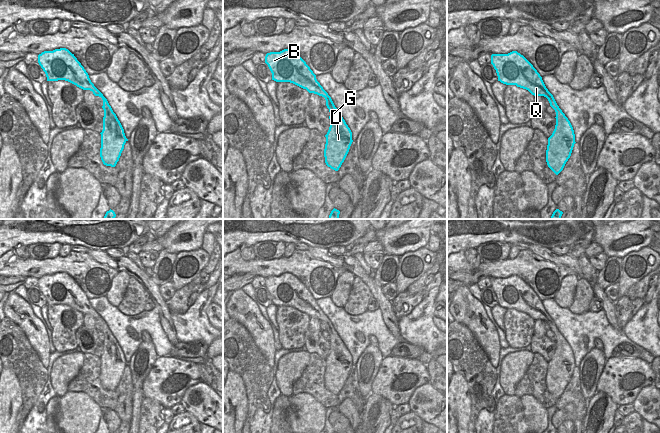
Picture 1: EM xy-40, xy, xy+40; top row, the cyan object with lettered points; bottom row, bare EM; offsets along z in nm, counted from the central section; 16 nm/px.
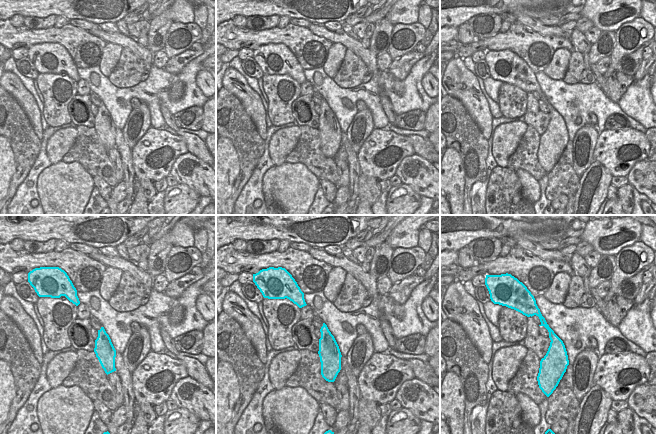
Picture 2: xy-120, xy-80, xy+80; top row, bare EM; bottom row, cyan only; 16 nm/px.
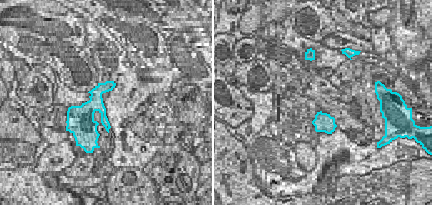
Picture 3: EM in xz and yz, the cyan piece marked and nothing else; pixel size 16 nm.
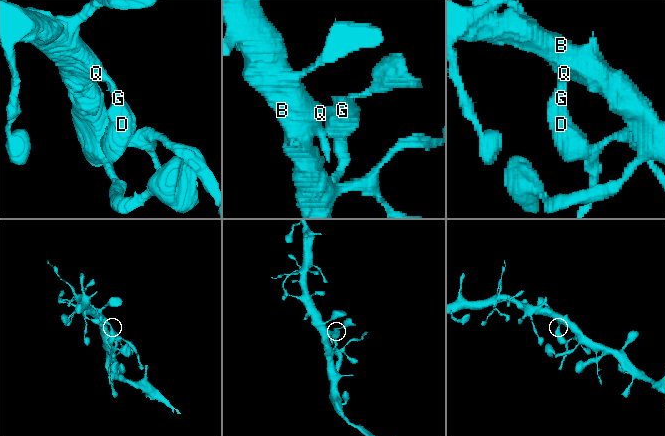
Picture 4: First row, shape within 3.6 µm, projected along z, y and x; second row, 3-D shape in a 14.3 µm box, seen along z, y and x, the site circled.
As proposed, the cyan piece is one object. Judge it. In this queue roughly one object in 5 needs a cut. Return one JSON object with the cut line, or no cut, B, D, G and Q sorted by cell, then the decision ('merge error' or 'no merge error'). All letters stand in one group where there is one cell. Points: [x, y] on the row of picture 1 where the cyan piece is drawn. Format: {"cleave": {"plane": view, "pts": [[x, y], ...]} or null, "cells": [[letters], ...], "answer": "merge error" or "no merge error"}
{"cleave": null, "cells": [["B", "D", "G", "Q"]], "answer": "no merge error"}

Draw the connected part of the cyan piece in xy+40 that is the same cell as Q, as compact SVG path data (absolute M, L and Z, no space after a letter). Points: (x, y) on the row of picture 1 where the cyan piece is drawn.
M517 51L508 54L492 54L491 64L496 70L498 81L506 85L516 85L528 90L534 96L544 96L556 112L556 125L548 138L546 162L558 175L571 156L575 142L573 127L557 105L553 95L546 88L542 77L533 65Z

